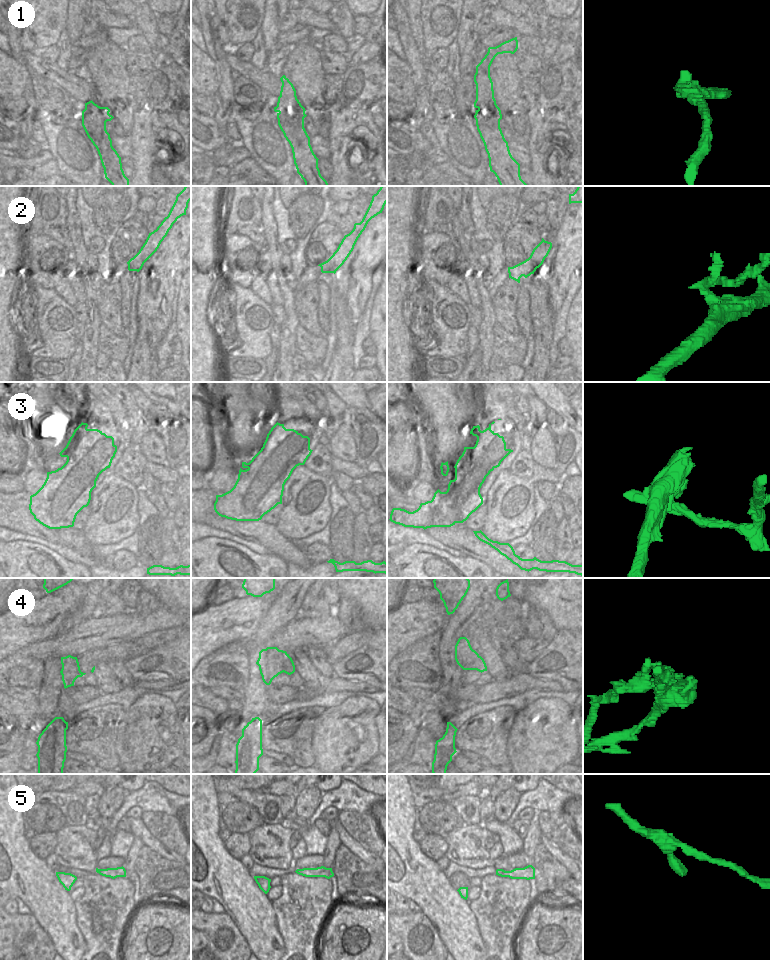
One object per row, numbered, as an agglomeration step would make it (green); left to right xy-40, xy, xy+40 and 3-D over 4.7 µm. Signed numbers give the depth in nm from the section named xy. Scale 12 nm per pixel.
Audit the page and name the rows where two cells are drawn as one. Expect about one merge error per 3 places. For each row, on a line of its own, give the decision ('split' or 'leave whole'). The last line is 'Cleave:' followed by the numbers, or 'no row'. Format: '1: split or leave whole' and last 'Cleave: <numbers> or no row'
1: leave whole
2: leave whole
3: split
4: split
5: leave whole
Cleave: 3, 4

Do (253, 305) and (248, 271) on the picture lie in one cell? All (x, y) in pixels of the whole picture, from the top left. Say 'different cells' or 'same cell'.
different cells

